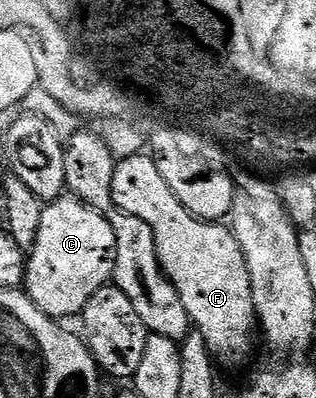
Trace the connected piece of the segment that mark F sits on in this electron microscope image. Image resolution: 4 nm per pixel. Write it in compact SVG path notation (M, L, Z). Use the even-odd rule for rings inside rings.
M141 153L117 162L112 182L112 200L116 210L125 211L130 217L138 217L152 230L160 270L164 272L165 279L178 293L182 305L186 305L186 313L190 317L193 328L206 341L213 360L220 365L229 363L232 367L246 362L248 354L252 351L252 330L257 330L258 320L254 293L250 285L250 273L236 236L227 226L219 222L200 219L197 215L189 213L186 205L182 205L182 201L174 197L162 173L158 173L155 159L148 153Z

